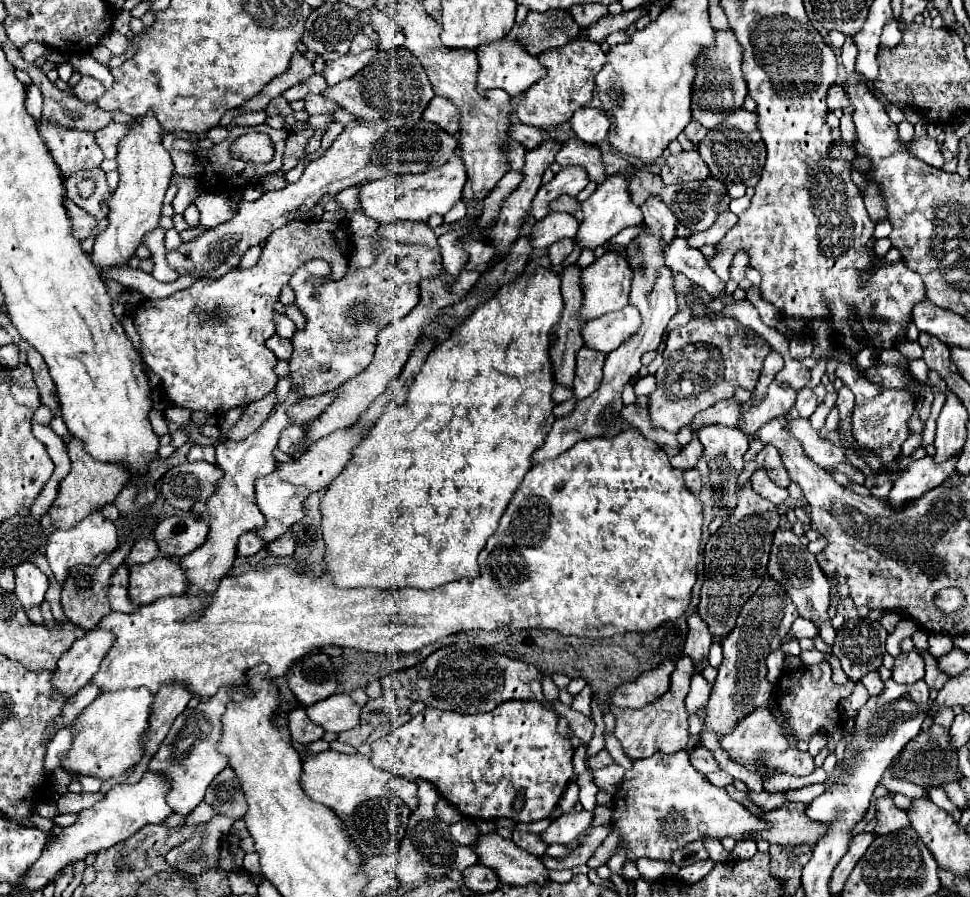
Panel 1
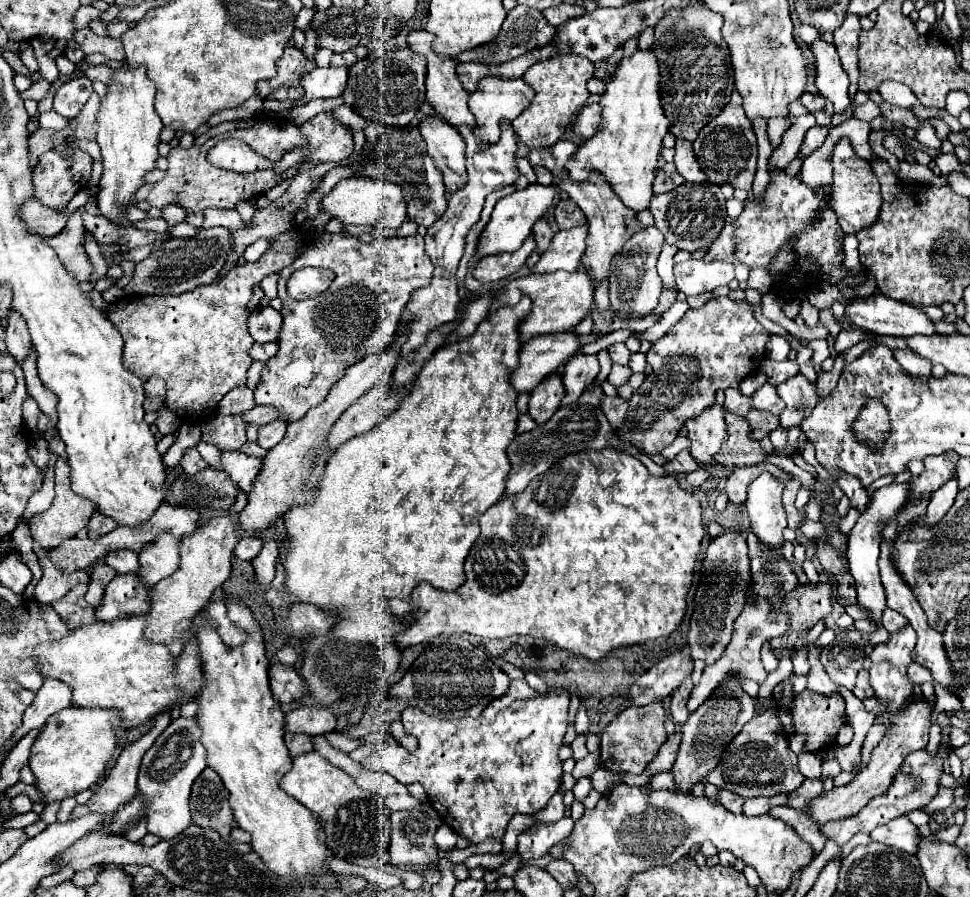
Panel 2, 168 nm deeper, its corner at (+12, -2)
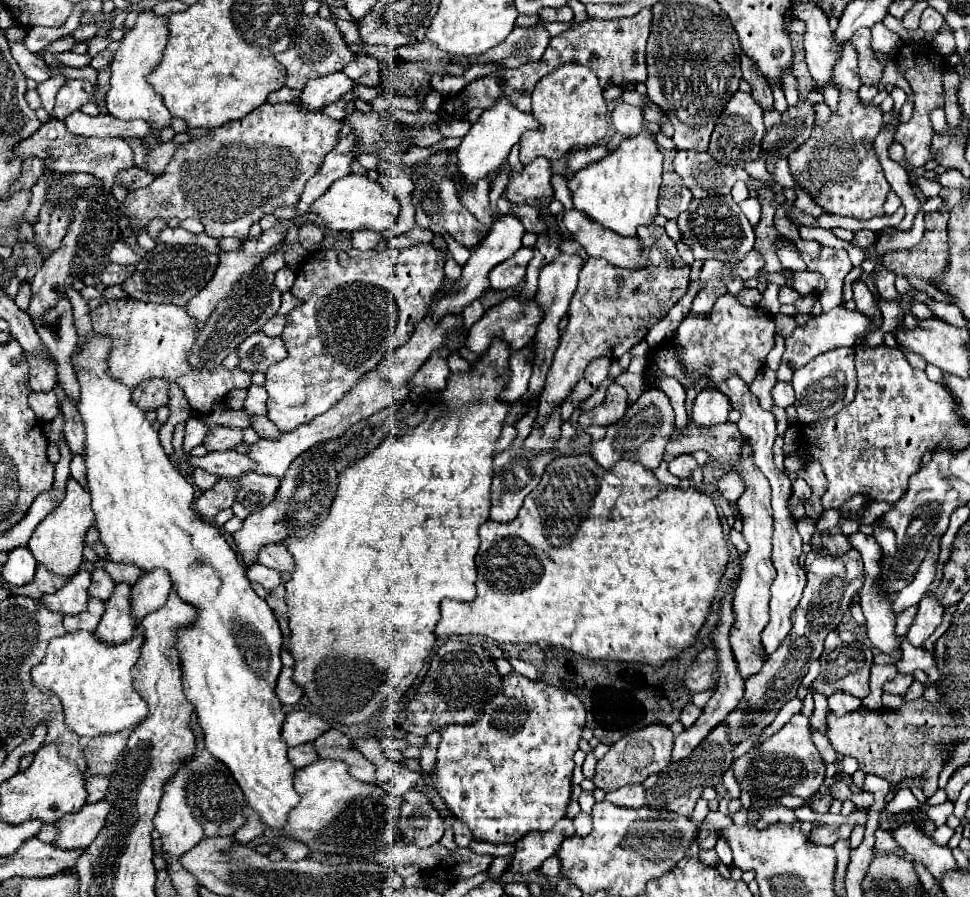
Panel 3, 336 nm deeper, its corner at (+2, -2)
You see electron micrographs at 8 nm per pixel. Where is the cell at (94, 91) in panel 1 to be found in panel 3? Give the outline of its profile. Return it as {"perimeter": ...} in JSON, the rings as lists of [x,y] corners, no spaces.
{"perimeter":[[[65,81],[63,87],[57,93],[57,105],[55,105],[55,115],[57,119],[65,119],[67,115],[79,111],[89,99],[93,99],[95,87],[87,81]]]}

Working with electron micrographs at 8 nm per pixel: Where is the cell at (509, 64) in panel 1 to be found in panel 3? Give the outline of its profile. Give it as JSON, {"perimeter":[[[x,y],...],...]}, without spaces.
{"perimeter":[[[507,97],[497,99],[495,107],[487,109],[477,123],[473,123],[471,131],[463,137],[463,143],[457,149],[457,175],[465,185],[475,185],[479,179],[493,175],[509,157],[511,147],[519,143],[521,135],[529,129],[537,129],[539,121],[533,115],[521,113],[515,109]]]}

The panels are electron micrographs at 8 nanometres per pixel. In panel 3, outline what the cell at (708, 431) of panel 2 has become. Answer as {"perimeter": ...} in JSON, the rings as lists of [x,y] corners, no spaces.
{"perimeter":[[[703,389],[693,405],[693,421],[697,425],[713,425],[713,423],[725,423],[727,415],[731,411],[731,403],[727,395],[723,395],[717,389]]]}

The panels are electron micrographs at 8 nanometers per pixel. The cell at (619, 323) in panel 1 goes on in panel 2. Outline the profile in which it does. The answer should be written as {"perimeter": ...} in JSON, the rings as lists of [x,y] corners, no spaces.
{"perimeter":[[[573,331],[539,335],[523,343],[519,353],[519,367],[511,373],[511,385],[519,393],[533,391],[545,375],[567,363],[567,359],[571,359],[579,349],[579,335]]]}

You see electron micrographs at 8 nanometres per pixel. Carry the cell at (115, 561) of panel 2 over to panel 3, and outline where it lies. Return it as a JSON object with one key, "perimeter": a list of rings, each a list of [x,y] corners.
{"perimeter":[[[105,563],[103,567],[105,571],[109,571],[109,577],[113,579],[113,583],[131,583],[131,587],[137,583],[137,579],[141,577],[139,567],[135,565],[125,565],[125,563]]]}

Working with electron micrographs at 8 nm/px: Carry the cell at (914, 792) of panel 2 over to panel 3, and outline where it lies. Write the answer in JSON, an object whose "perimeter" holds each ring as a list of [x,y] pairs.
{"perimeter":[[[823,825],[823,827],[813,827],[809,839],[819,845],[833,845],[839,839],[849,839],[849,833],[851,833],[849,825]]]}

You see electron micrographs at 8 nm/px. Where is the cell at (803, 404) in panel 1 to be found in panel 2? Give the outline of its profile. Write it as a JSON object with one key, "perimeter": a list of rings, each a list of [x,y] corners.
{"perimeter":[[[801,373],[791,377],[789,381],[781,383],[777,387],[781,399],[787,403],[787,407],[781,413],[781,425],[785,429],[799,425],[807,415],[811,415],[813,407],[819,403],[815,385],[809,383]]]}

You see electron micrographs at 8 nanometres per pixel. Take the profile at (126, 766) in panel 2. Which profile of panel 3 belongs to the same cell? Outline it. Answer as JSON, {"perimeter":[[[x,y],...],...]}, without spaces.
{"perimeter":[[[105,799],[93,805],[85,803],[85,807],[81,807],[77,813],[69,813],[57,823],[59,833],[53,845],[65,851],[75,847],[89,847],[89,843],[97,837],[99,829],[105,825],[107,813],[109,805],[105,803]]]}

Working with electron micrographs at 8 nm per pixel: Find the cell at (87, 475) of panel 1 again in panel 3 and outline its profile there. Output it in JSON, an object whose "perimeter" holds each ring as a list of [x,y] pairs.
{"perimeter":[[[73,477],[67,481],[67,493],[65,499],[59,503],[55,511],[51,511],[35,529],[35,533],[29,539],[29,551],[37,559],[37,565],[49,567],[59,577],[71,577],[79,571],[79,565],[83,561],[83,539],[87,529],[93,525],[95,515],[91,511],[91,495],[87,489],[83,489]]]}

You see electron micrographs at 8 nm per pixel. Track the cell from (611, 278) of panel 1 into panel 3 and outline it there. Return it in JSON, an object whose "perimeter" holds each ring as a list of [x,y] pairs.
{"perimeter":[[[509,297],[509,299],[501,301],[499,305],[491,307],[489,311],[485,311],[485,315],[469,329],[465,347],[477,355],[483,355],[491,347],[493,339],[503,339],[513,351],[517,351],[517,349],[521,349],[533,341],[541,317],[543,317],[543,311],[537,307],[537,303],[533,299],[521,301],[519,297]]]}

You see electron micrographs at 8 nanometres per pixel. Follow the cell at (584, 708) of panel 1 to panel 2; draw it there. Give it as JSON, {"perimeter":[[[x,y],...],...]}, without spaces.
{"perimeter":[[[581,733],[575,737],[575,741],[571,743],[571,749],[573,749],[573,759],[579,761],[587,755],[587,747],[585,747],[585,741],[587,741],[587,733]]]}

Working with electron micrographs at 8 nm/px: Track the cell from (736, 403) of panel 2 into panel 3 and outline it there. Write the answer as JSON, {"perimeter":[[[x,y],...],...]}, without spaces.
{"perimeter":[[[765,367],[765,371],[761,371],[761,375],[757,375],[757,379],[751,383],[751,393],[759,399],[759,405],[763,409],[771,409],[773,407],[773,399],[771,399],[771,389],[777,383],[777,375],[773,369]]]}

